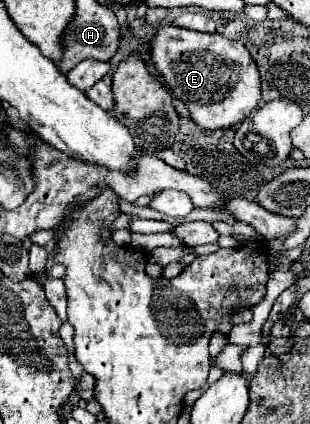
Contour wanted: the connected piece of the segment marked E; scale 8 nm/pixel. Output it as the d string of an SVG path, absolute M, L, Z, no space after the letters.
M167 23L157 29L151 43L151 61L163 77L167 91L185 103L191 119L201 129L215 131L235 127L257 107L261 99L259 71L241 41Z

